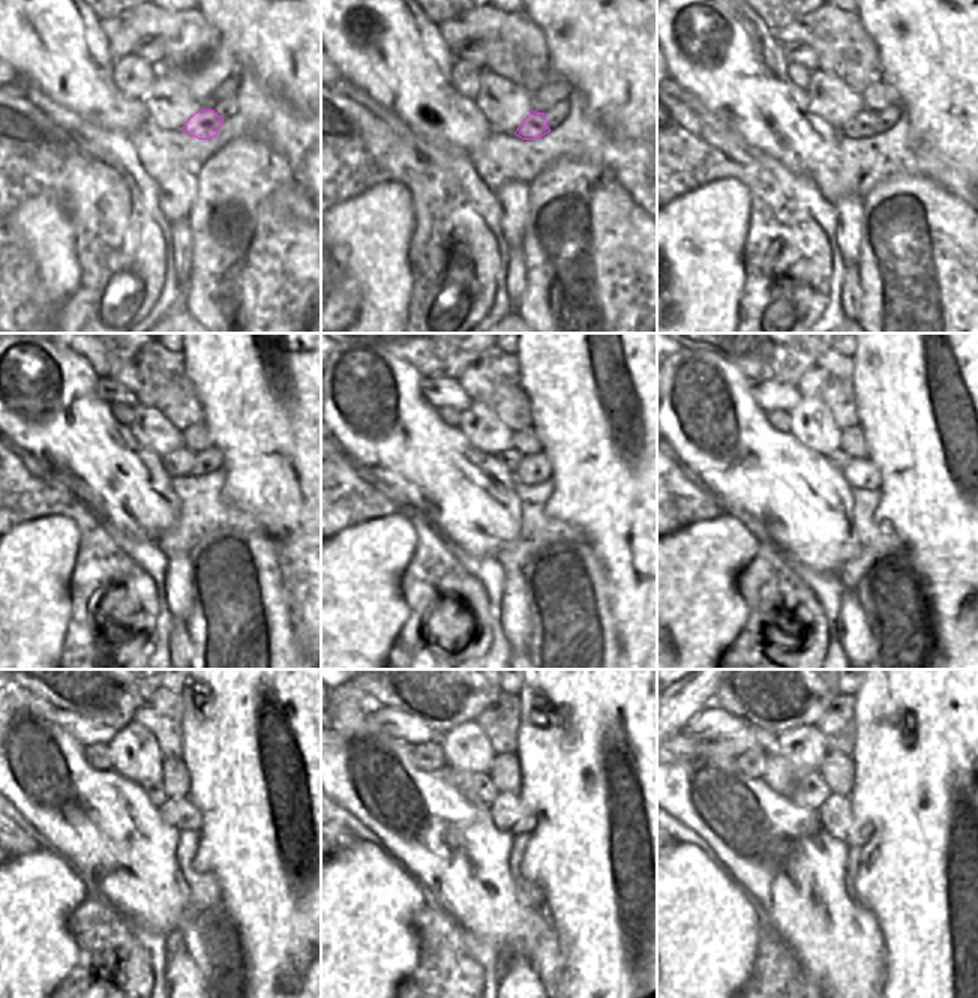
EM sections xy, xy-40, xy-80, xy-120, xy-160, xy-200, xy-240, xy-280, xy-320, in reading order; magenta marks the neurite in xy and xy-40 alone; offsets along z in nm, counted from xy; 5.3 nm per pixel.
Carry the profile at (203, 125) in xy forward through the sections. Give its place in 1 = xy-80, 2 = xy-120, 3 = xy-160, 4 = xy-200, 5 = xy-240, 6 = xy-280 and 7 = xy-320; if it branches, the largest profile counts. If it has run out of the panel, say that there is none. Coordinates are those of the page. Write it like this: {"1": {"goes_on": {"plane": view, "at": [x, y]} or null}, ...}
{"1": {"goes_on": {"plane": "xy-80", "at": [864, 125]}}, "2": {"goes_on": {"plane": "xy-120", "at": [179, 462]}}, "3": {"goes_on": {"plane": "xy-160", "at": [510, 458]}}, "4": {"goes_on": {"plane": "xy-200", "at": [837, 458]}}, "5": {"goes_on": {"plane": "xy-240", "at": [155, 791]}}, "6": {"goes_on": {"plane": "xy-280", "at": [476, 787]}}, "7": {"goes_on": {"plane": "xy-320", "at": [804, 787]}}}

